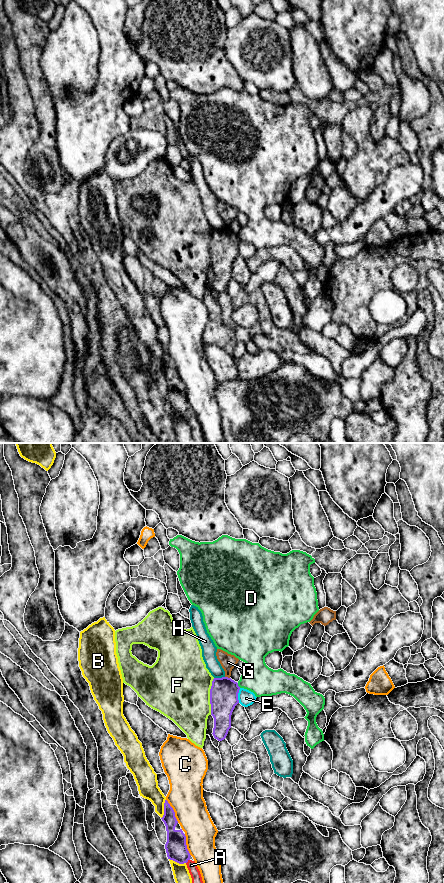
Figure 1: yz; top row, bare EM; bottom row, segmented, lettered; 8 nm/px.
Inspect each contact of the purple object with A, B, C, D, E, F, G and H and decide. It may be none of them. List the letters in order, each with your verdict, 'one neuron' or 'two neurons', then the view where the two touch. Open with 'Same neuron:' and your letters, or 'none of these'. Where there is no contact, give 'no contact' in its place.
Same neuron: none of these
A: two neurons | yz
B: two neurons | yz
C: two neurons | yz
D: two neurons | yz
E: two neurons | yz
F: two neurons | yz
G: two neurons | yz
H: two neurons | yz

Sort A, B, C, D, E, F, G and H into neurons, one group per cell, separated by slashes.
A / B / C / D / E / F / G / H

